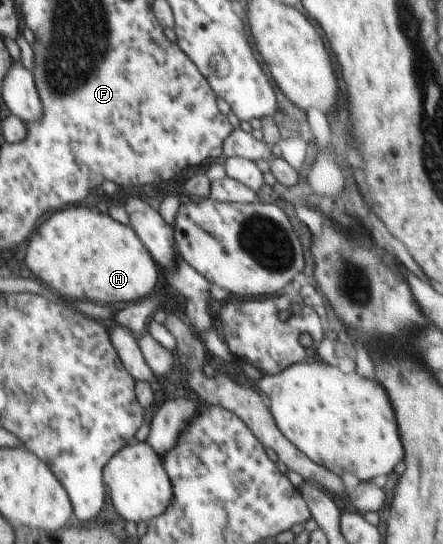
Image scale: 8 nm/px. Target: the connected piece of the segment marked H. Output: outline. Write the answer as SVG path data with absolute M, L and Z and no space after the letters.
M69 207L51 215L27 240L25 263L35 277L65 297L120 307L150 297L159 271L156 263L128 226L87 207Z

